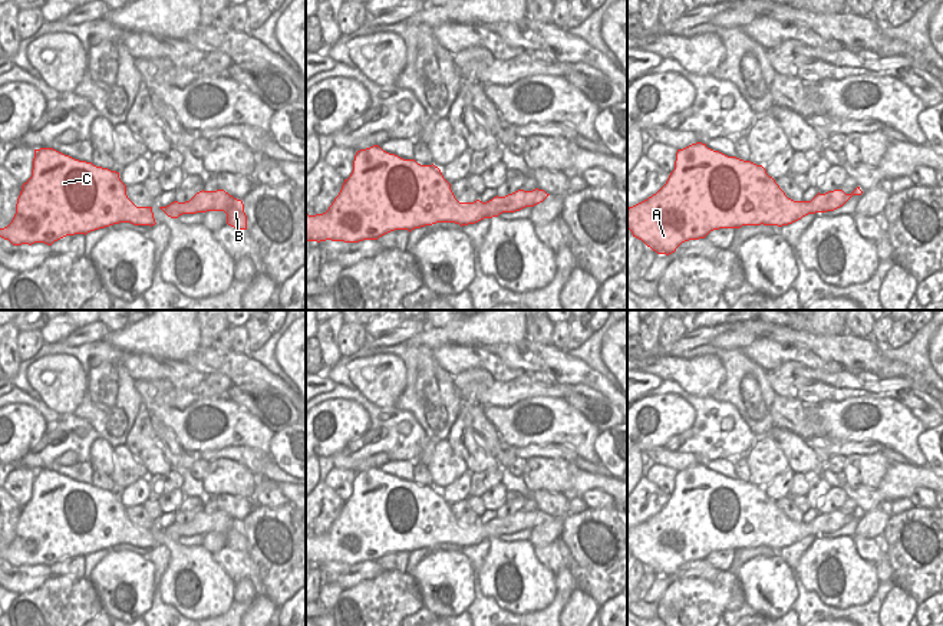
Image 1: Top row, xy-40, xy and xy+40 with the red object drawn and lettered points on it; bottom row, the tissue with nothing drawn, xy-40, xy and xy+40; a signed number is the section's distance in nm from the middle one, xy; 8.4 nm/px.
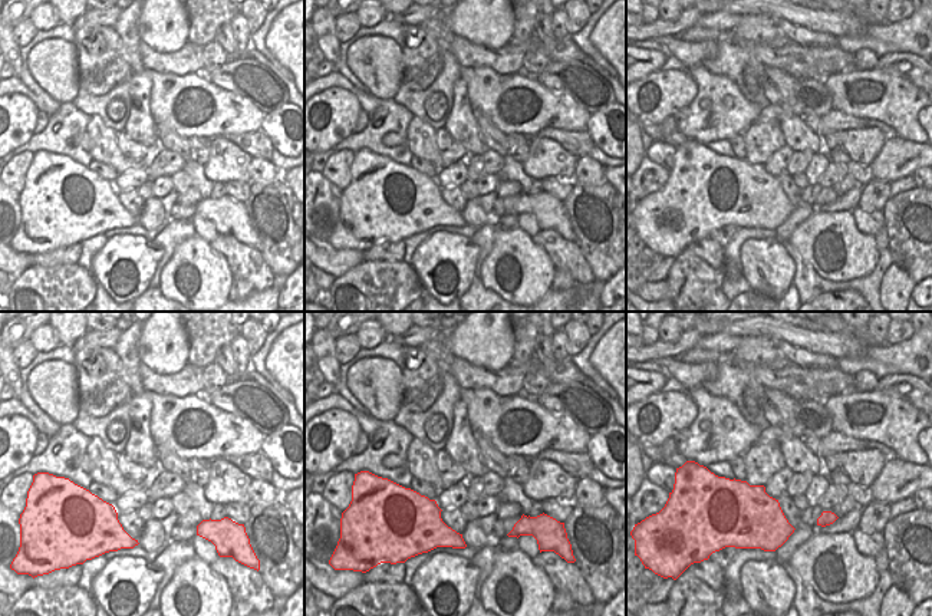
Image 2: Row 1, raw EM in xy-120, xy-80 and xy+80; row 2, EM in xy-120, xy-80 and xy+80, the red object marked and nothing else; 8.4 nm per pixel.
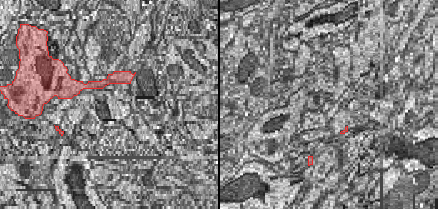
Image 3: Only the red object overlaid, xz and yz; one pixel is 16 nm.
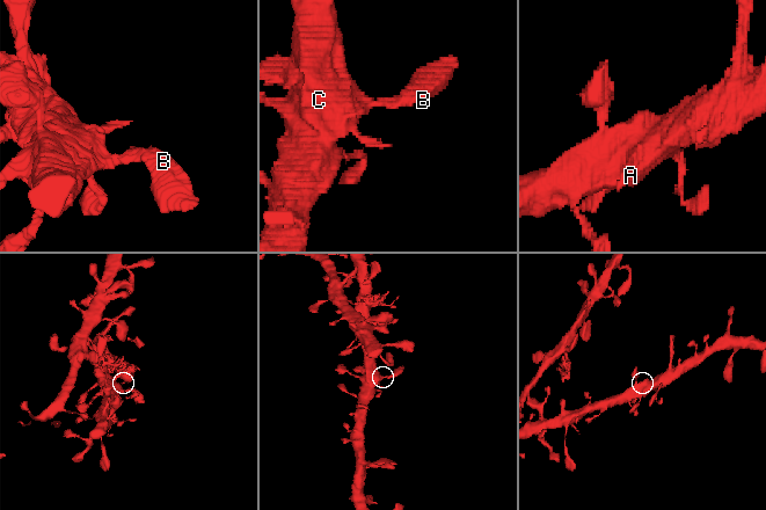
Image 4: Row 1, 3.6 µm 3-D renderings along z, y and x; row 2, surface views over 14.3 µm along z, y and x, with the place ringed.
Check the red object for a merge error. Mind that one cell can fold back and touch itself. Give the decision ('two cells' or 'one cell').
one cell

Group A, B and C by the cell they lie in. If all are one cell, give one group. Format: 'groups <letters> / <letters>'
groups A B C

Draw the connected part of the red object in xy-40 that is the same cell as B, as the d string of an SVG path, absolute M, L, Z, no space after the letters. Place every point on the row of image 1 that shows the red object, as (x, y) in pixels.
M224 190L200 191L189 201L174 201L166 207L159 207L168 217L178 218L182 214L197 214L207 211L224 211L227 214L227 224L247 230L247 215L241 200L234 198Z

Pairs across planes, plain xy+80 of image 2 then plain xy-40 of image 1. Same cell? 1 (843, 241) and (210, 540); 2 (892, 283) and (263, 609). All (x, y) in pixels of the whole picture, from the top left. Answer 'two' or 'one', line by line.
1: two
2: one

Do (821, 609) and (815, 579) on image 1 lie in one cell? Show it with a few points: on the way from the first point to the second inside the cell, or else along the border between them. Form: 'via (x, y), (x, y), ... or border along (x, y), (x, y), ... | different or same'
border along (798, 570), (801, 583), (826, 603), (851, 606) | different

